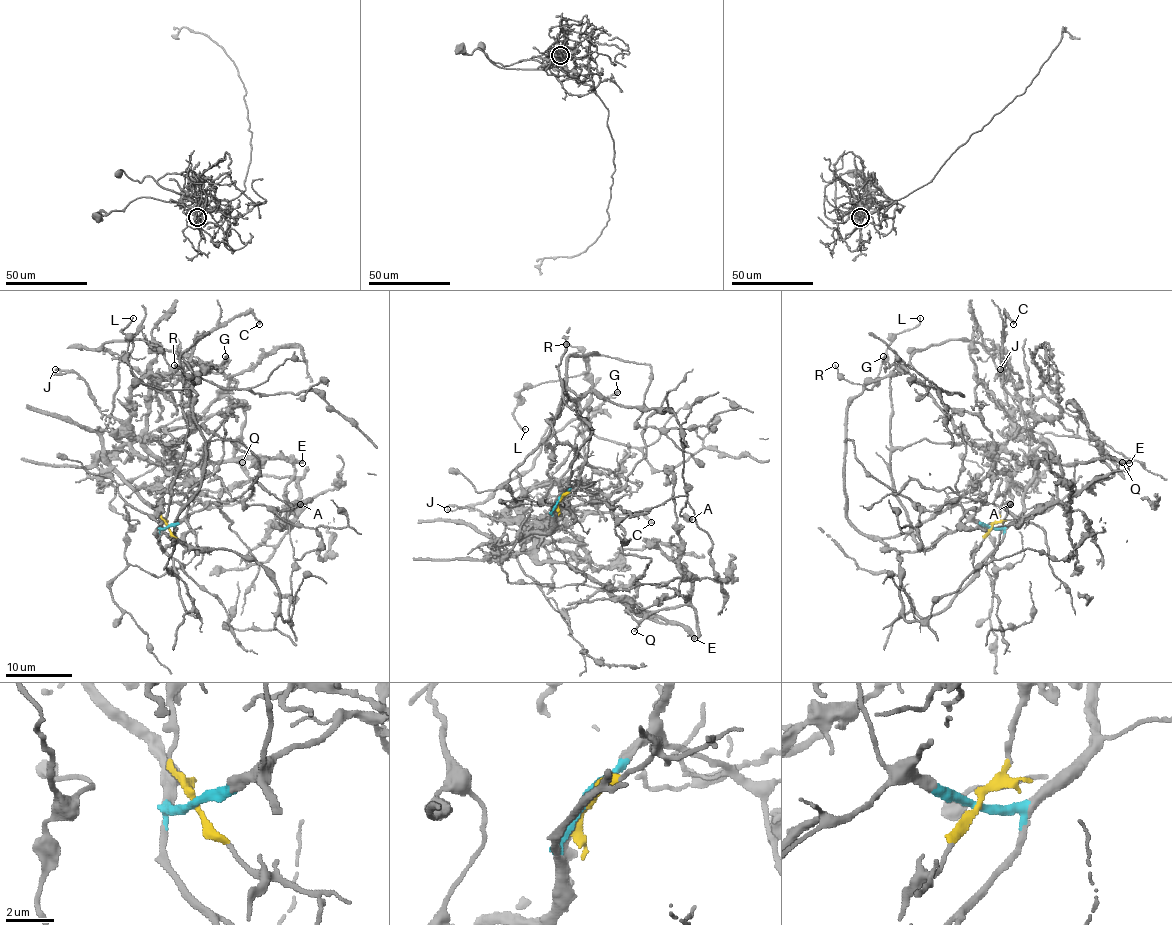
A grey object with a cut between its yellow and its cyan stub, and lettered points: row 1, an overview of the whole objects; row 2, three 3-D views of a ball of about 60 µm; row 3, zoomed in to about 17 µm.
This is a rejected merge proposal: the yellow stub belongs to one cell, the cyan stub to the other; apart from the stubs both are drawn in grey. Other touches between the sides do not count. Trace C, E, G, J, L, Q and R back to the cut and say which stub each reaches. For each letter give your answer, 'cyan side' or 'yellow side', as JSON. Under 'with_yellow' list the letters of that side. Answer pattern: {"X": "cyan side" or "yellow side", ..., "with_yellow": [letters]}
{"C": "yellow side", "E": "yellow side", "G": "yellow side", "J": "yellow side", "L": "cyan side", "Q": "yellow side", "R": "cyan side", "with_yellow": ["C", "E", "G", "J", "Q"]}

